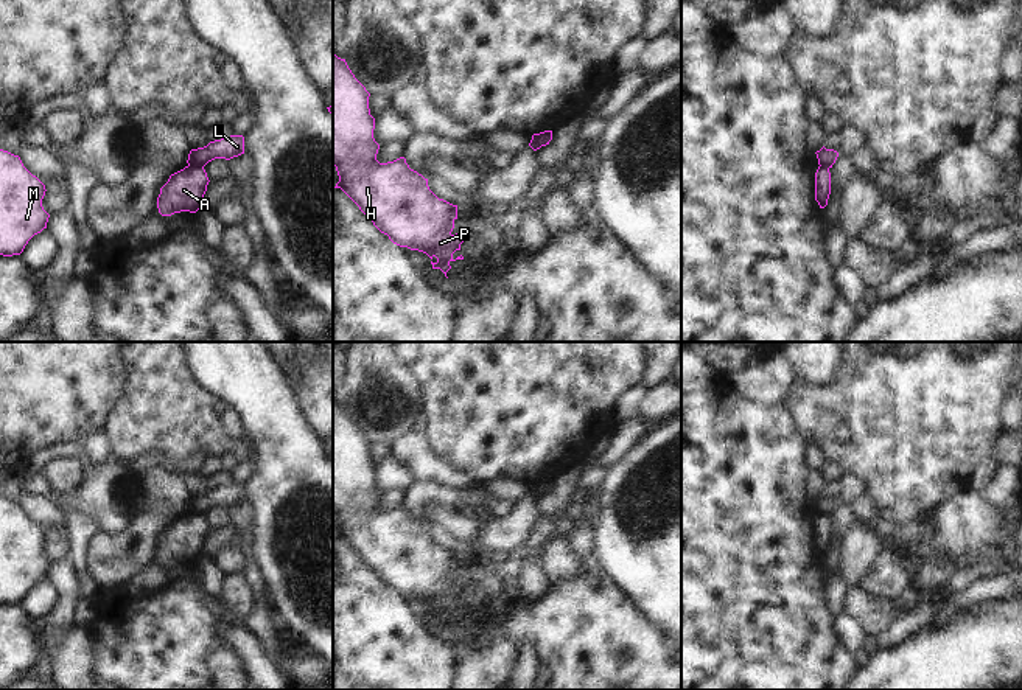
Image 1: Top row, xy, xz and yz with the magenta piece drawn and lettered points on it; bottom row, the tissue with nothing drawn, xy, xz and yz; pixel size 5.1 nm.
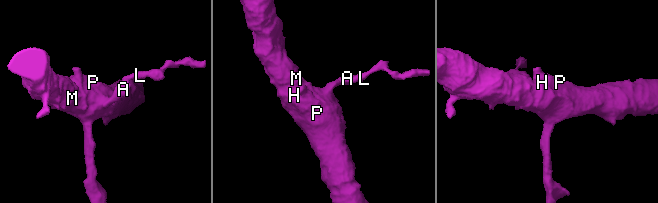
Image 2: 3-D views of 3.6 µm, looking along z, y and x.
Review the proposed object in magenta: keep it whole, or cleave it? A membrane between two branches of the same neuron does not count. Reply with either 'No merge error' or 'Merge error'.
Merge error

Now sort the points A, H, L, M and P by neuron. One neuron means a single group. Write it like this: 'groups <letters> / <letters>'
groups A H M P / L

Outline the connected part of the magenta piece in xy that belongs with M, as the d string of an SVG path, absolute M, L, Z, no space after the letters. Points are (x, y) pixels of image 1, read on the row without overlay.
M0 497L0 603L20 603L28 589L47 577L45 539L19 504Z

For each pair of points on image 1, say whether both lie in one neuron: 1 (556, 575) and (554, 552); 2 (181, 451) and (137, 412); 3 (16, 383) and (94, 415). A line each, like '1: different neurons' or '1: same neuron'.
1: same neuron
2: same neuron
3: same neuron

